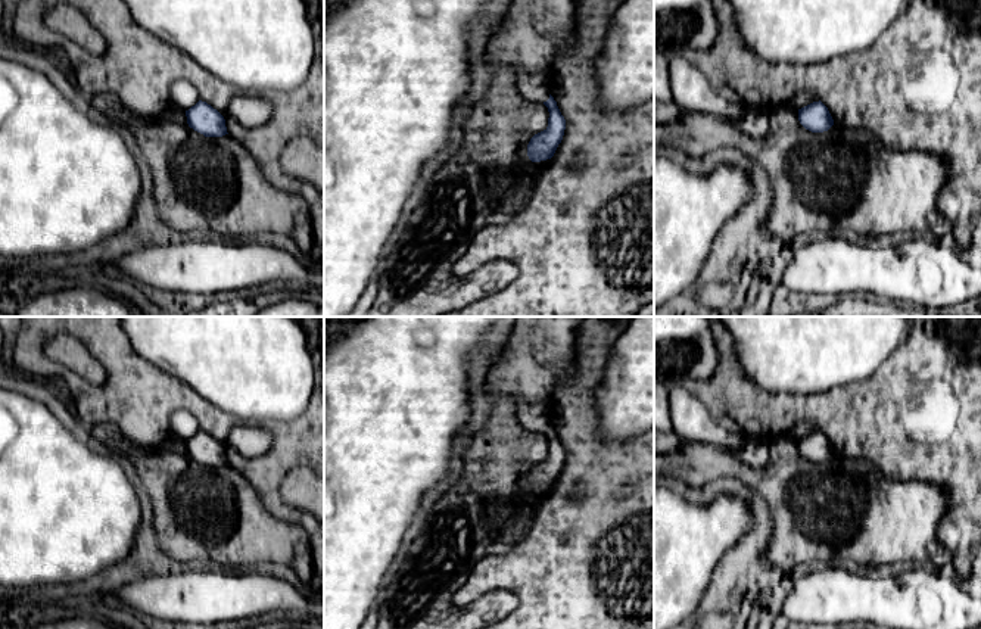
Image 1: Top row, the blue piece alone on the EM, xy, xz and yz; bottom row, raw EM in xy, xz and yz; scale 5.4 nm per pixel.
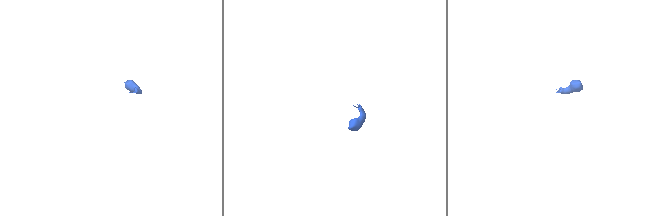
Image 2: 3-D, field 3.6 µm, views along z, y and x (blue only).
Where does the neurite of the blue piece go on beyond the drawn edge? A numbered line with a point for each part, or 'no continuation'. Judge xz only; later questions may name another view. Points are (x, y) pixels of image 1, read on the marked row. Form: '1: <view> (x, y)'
1: xz (528, 87)

